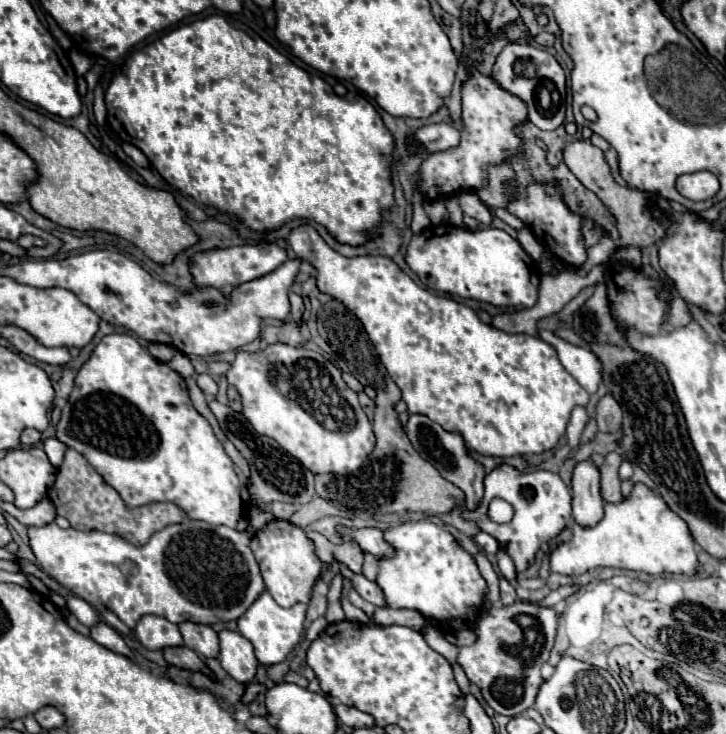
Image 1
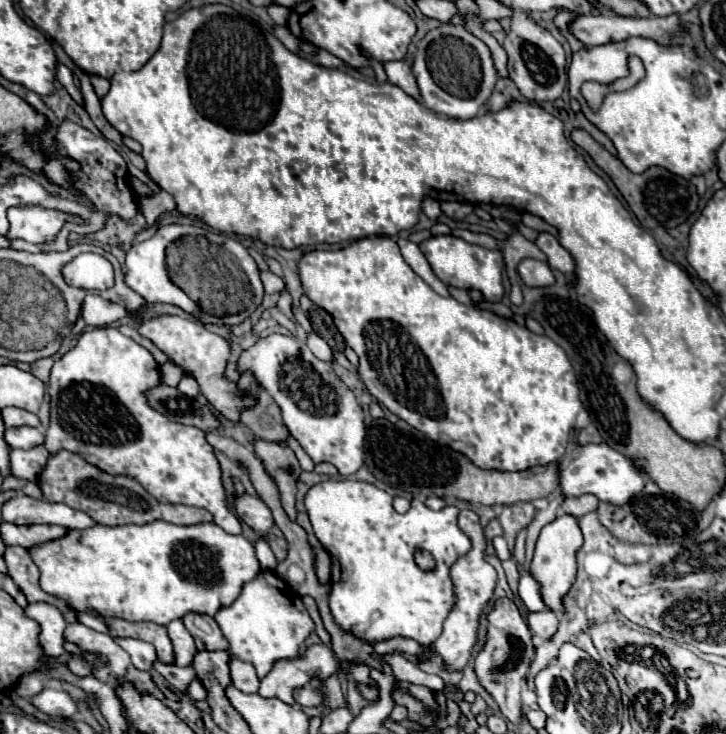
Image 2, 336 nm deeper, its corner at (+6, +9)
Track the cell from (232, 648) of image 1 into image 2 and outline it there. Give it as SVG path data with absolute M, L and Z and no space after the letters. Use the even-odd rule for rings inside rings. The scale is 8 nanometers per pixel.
M232 657L230 659L230 677L232 677L232 685L244 693L258 693L258 689L260 689L260 679L256 677L256 669L248 661Z

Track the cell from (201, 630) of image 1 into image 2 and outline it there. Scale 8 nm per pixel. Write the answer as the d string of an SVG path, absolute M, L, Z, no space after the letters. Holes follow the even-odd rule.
M188 613L188 615L184 615L182 621L184 621L188 633L194 637L198 651L216 651L216 649L228 651L230 643L222 635L214 617L200 615L200 613Z

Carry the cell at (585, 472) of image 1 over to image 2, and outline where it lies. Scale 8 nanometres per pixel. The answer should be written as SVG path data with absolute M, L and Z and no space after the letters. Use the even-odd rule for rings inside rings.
M560 515L540 531L540 537L536 543L536 553L534 553L534 559L530 565L530 573L534 573L534 577L542 585L542 597L544 597L546 607L556 613L562 611L562 597L574 583L576 553L580 551L582 543L584 543L582 529L574 515Z

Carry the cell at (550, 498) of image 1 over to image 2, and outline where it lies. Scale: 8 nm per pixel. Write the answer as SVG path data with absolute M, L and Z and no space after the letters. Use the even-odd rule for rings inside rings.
M588 443L578 447L578 455L570 461L566 469L560 471L560 489L564 495L584 495L592 493L600 501L622 505L634 495L638 495L644 487L644 475L618 451L608 447L606 443Z

